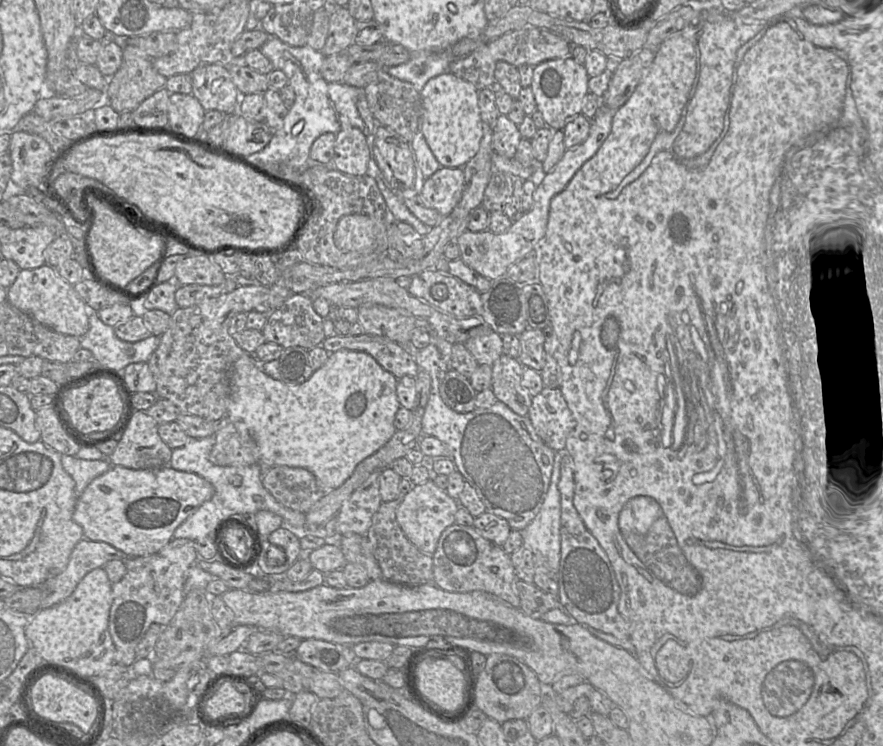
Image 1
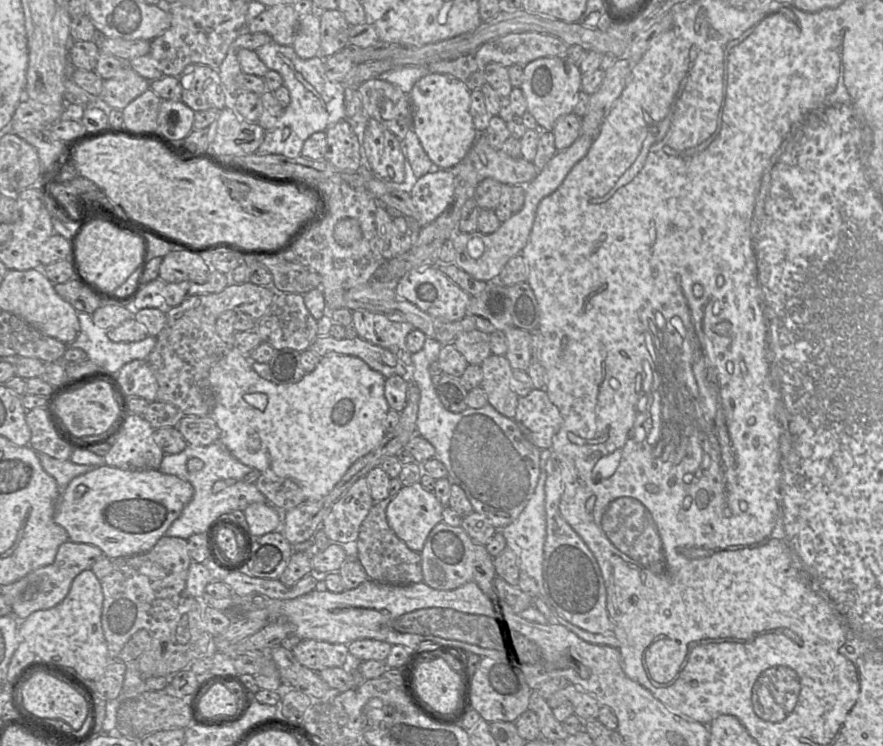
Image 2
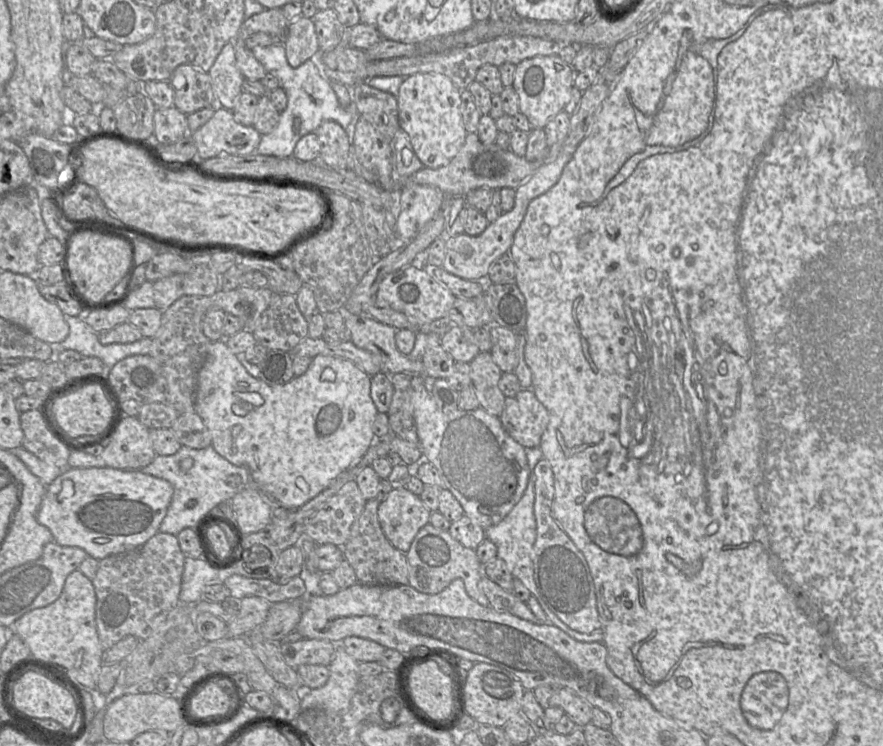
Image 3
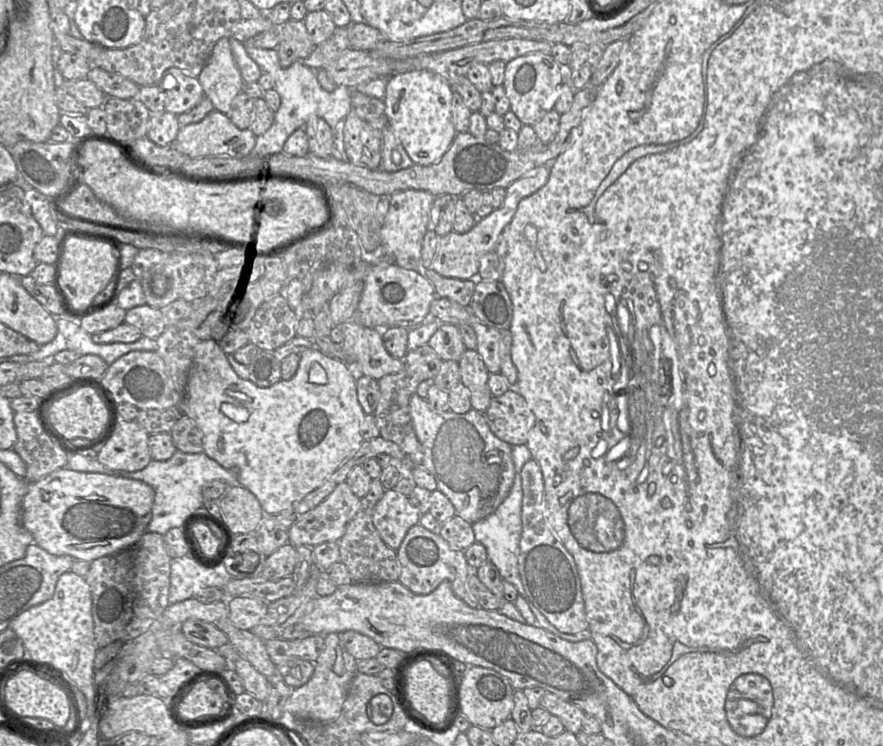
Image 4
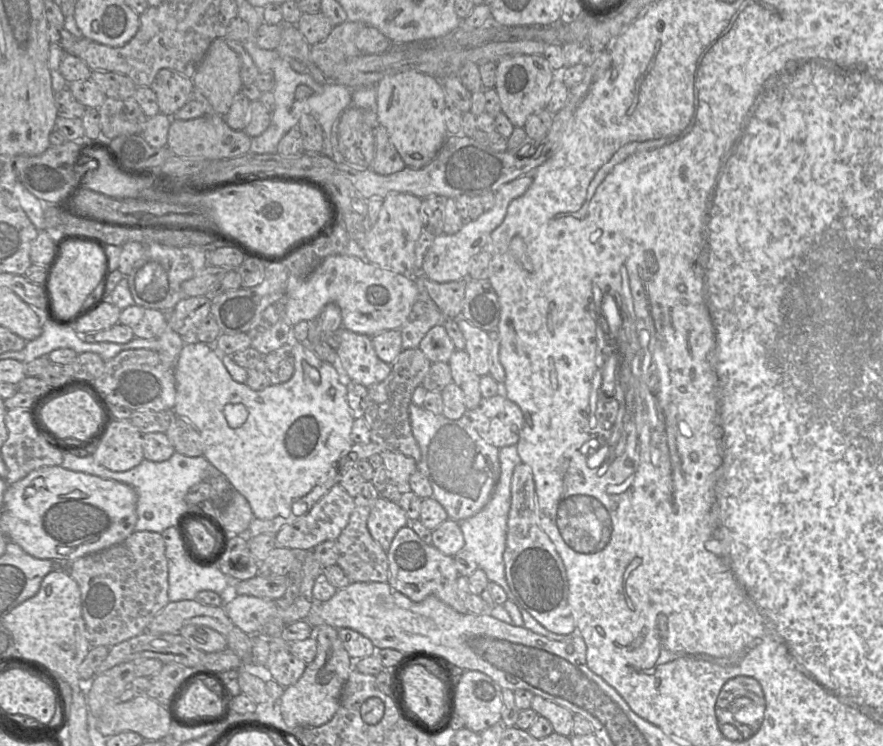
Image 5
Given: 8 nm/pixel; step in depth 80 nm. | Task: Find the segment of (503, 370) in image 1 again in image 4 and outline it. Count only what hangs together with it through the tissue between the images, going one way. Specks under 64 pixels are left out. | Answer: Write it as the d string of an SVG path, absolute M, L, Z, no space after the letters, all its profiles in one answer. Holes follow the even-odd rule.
M466 350L458 361L461 383L471 393L472 409L484 413L493 398L488 387L490 373L476 350Z

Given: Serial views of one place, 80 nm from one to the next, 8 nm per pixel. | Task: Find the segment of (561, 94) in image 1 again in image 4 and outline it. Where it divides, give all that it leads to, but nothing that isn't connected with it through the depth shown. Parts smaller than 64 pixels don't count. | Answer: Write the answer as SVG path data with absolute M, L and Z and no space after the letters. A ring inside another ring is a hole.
M542 52L530 53L509 61L506 63L502 86L510 102L510 111L523 125L533 126L547 112L554 109L562 93L563 83L568 81L570 85L571 72L569 64L563 66L551 54Z

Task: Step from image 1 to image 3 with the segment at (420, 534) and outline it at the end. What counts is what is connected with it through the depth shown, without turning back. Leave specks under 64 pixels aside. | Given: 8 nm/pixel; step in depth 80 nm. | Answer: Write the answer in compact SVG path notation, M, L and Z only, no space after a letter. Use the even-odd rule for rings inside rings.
M397 488L378 507L378 520L390 543L406 554L420 529L429 523L431 511L419 495Z

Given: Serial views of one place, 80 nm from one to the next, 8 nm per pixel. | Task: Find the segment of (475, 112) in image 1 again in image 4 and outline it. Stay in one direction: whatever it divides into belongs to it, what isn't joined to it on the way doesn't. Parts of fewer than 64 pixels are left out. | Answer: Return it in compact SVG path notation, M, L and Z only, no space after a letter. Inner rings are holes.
M427 70L407 71L388 78L383 100L389 126L415 165L436 164L452 144L457 134L451 113L453 93L446 79Z

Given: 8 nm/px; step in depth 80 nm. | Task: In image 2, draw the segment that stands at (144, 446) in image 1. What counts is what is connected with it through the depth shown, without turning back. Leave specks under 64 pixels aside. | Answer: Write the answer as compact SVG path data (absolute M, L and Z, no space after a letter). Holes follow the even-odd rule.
M130 414L123 431L104 456L105 464L124 470L158 469L165 455L154 439L154 428L142 416Z

